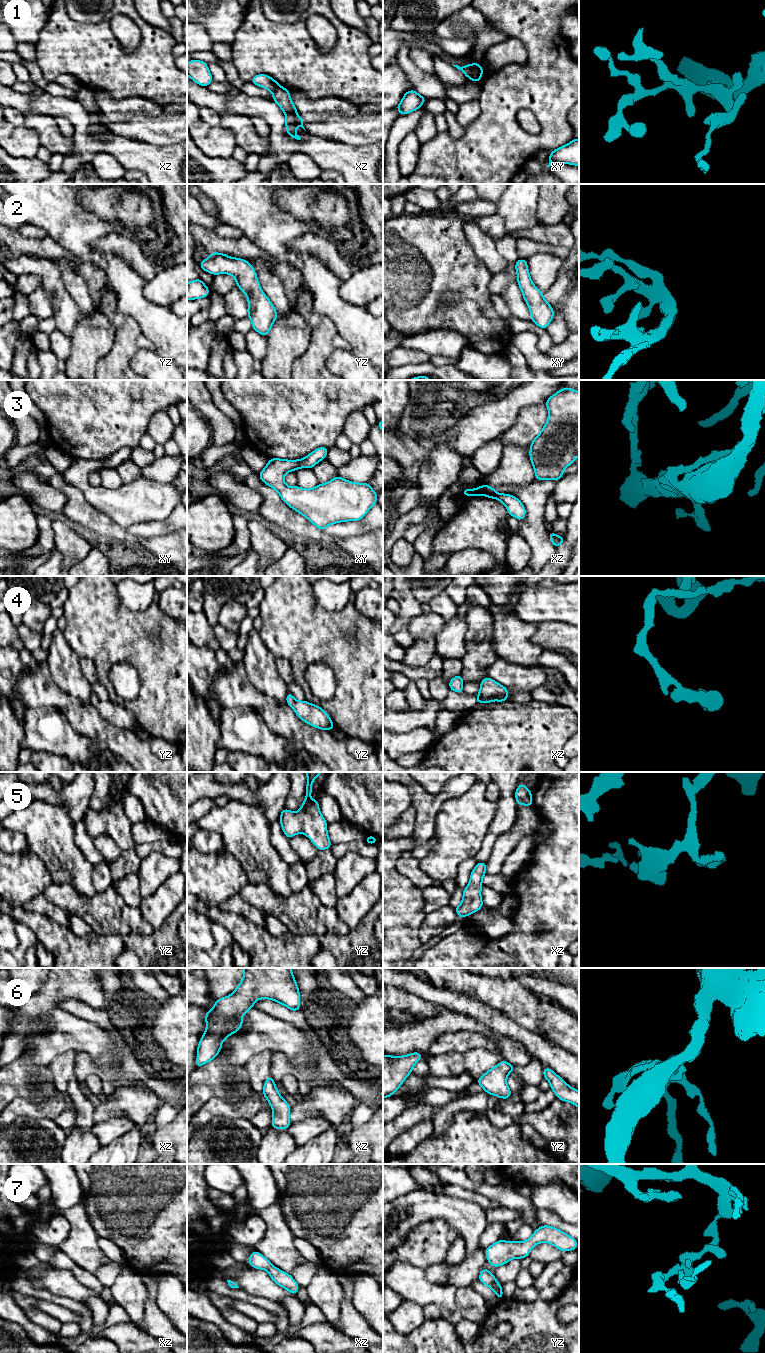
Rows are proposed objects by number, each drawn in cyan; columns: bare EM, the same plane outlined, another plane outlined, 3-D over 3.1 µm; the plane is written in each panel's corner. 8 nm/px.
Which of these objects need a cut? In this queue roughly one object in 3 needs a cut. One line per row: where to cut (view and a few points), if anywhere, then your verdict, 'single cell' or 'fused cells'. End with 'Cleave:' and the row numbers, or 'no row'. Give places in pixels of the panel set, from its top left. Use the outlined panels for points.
1: cut in xy along (480, 65), (472, 71), (470, 79); fused cells
2: no cut; single cell
3: no cut; single cell
4: no cut; single cell
5: no cut; single cell
6: no cut; single cell
7: no cut; single cell
Cleave: 1

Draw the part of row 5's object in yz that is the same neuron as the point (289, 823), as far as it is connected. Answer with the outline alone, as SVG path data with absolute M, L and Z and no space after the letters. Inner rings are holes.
M306 772L306 796L302 807L296 812L284 808L280 814L283 833L291 839L298 833L305 834L318 850L330 849L331 842L327 832L327 822L322 816L317 797L310 800L312 783L322 772Z

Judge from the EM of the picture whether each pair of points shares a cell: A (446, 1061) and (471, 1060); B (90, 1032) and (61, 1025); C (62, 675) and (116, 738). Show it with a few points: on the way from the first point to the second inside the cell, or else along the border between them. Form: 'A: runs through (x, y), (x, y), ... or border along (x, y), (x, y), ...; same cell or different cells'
A: border along (463, 1054), (467, 1069); different cells
B: runs through (83, 1032), (68, 1031); same cell
C: border along (65, 692), (75, 696), (82, 703), (90, 703); different cells

